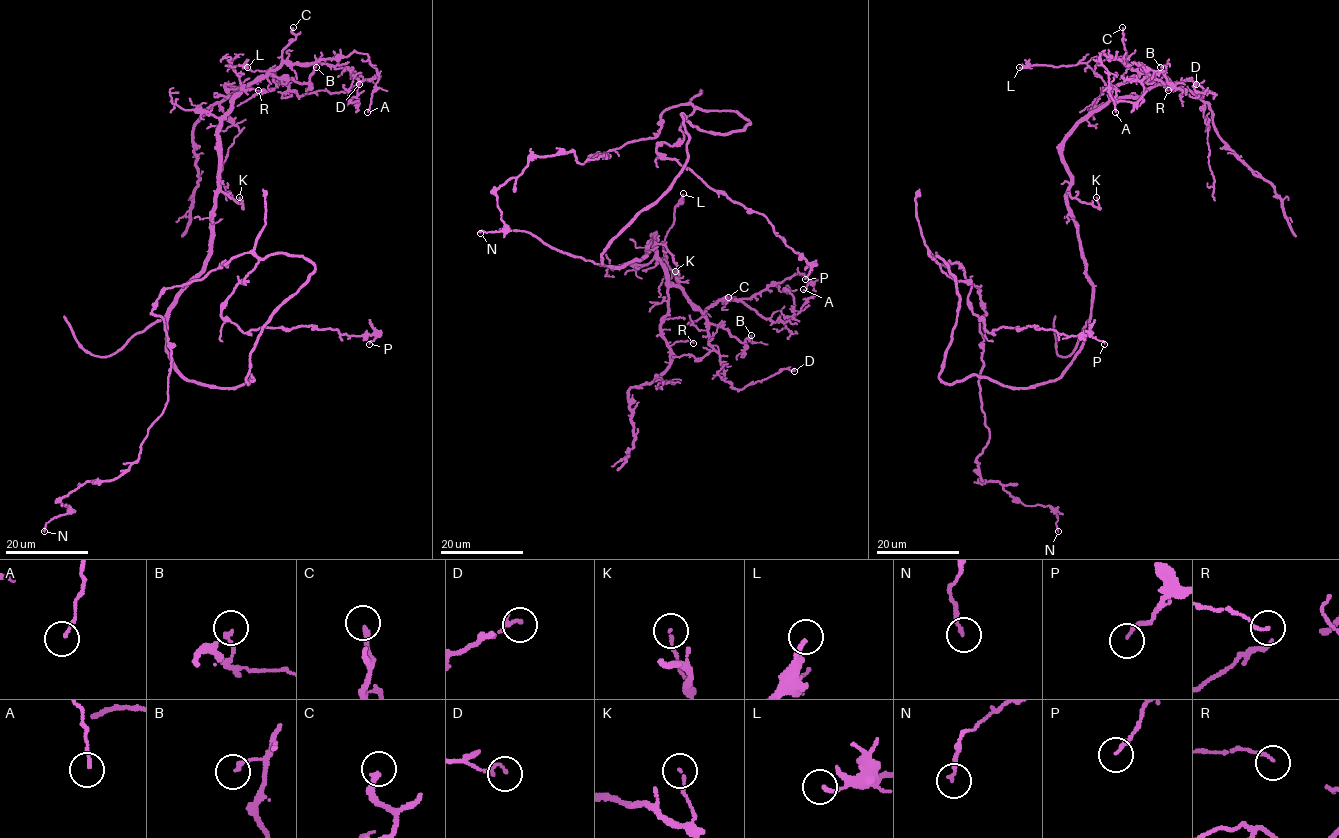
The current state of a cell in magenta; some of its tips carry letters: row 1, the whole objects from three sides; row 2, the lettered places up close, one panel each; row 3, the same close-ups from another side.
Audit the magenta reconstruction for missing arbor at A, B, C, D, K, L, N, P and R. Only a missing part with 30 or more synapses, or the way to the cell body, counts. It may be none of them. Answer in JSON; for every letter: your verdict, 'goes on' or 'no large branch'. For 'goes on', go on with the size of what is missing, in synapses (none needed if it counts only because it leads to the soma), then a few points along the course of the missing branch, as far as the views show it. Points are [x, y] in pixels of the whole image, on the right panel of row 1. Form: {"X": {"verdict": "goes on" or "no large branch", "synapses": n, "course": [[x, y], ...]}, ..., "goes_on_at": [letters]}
{"A": {"verdict": "no large branch"}, "B": {"verdict": "no large branch"}, "C": {"verdict": "no large branch"}, "D": {"verdict": "no large branch"}, "K": {"verdict": "no large branch"}, "L": {"verdict": "no large branch"}, "N": {"verdict": "no large branch"}, "P": {"verdict": "no large branch"}, "R": {"verdict": "no large branch"}, "goes_on_at": []}

